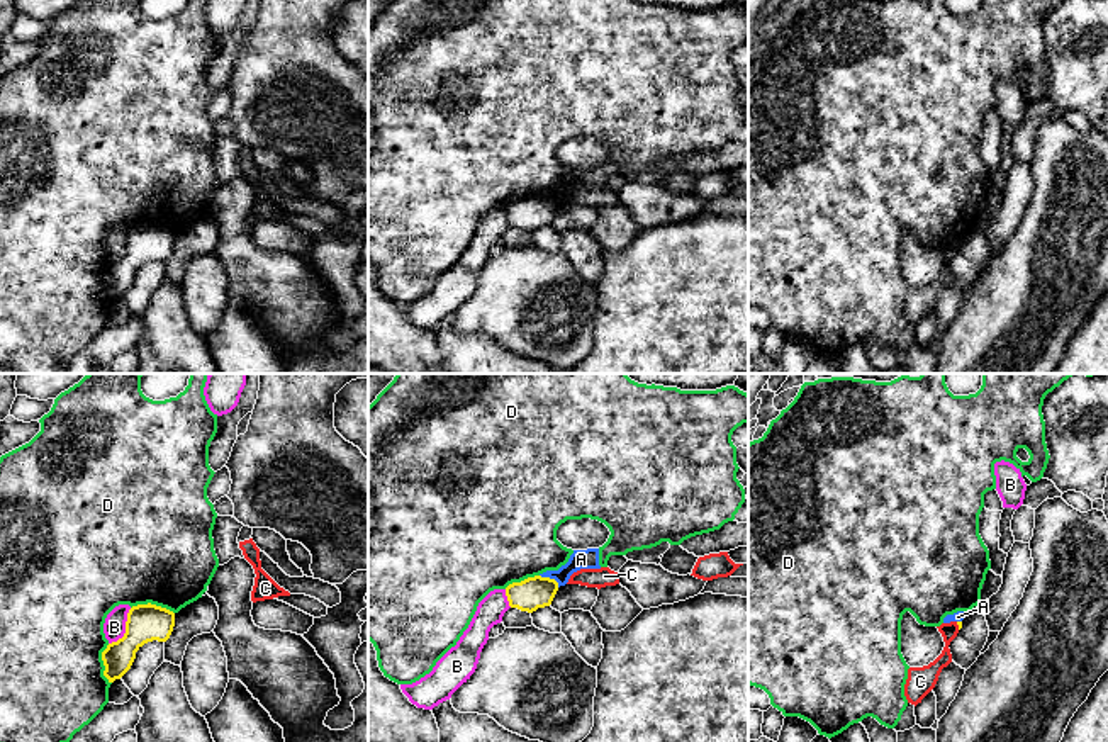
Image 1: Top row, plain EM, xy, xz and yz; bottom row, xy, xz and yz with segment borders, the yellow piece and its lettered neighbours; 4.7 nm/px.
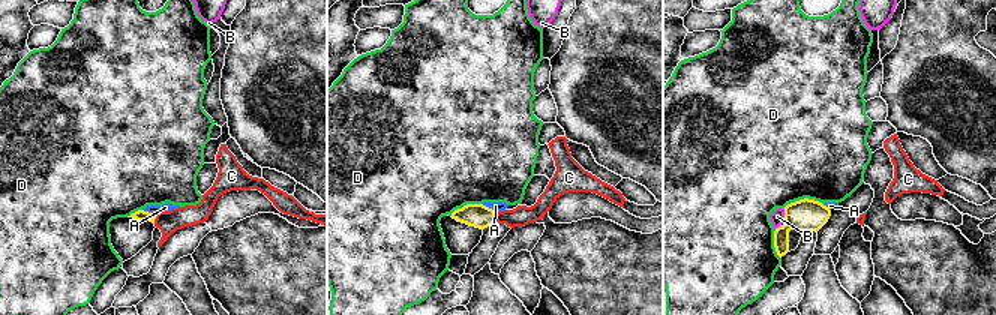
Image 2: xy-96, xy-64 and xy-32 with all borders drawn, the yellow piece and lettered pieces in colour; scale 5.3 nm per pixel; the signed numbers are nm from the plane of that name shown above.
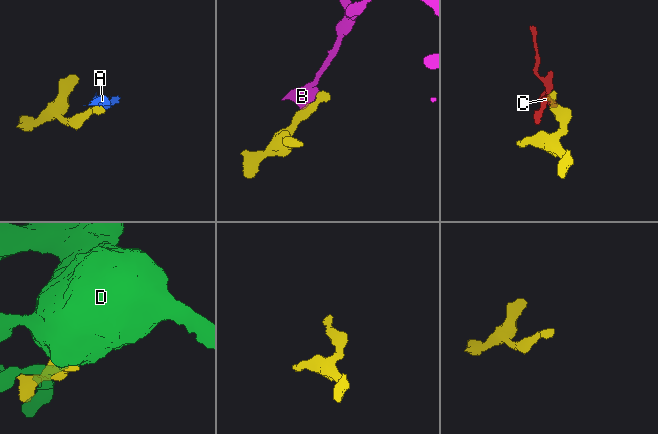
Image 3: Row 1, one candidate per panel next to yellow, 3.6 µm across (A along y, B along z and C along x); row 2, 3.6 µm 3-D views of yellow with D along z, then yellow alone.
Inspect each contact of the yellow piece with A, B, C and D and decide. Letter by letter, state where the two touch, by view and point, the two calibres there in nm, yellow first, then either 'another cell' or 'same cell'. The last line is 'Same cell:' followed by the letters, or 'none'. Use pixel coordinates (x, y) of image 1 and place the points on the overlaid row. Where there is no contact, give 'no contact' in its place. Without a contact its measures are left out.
A: xz (550, 579) | 150/100 nm | another cell
B: xy (126, 629) | 180/110 nm | another cell
C: yz (957, 623) | 20/80 nm | another cell
D: xy (153, 605) | 180/480 nm | another cell
Same cell: none

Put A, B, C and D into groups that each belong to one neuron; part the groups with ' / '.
A D / B / C

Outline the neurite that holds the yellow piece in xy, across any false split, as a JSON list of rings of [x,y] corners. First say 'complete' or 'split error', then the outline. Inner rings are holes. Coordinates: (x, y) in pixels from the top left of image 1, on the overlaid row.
complete | [[[137,604],[127,613],[126,633],[102,652],[104,676],[120,679],[132,666],[136,652],[148,642],[166,642],[175,627],[175,613],[156,604]]]

